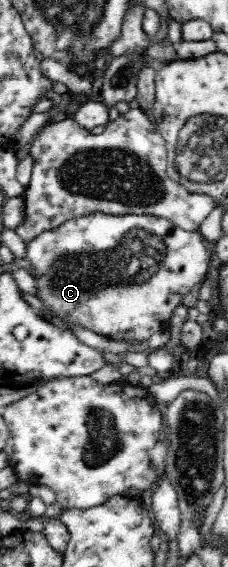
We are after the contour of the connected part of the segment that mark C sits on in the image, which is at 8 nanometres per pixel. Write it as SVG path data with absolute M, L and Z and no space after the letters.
M96 212L91 213L90 216L71 220L59 229L40 233L32 241L27 242L26 245L26 260L30 265L34 265L38 271L38 276L34 277L37 287L37 292L34 295L44 302L46 309L49 311L47 316L41 313L40 316L44 318L48 317L47 320L49 322L55 323L63 330L71 330L70 325L74 323L108 337L108 339L114 339L116 341L120 338L138 340L138 343L145 345L153 333L166 327L166 323L172 317L174 309L178 305L182 305L184 295L190 293L194 287L198 287L202 281L205 281L206 271L208 271L208 265L210 265L210 251L208 251L209 247L206 247L207 243L198 230L184 230L161 217L148 215L138 217L136 214L106 215L102 212Z

